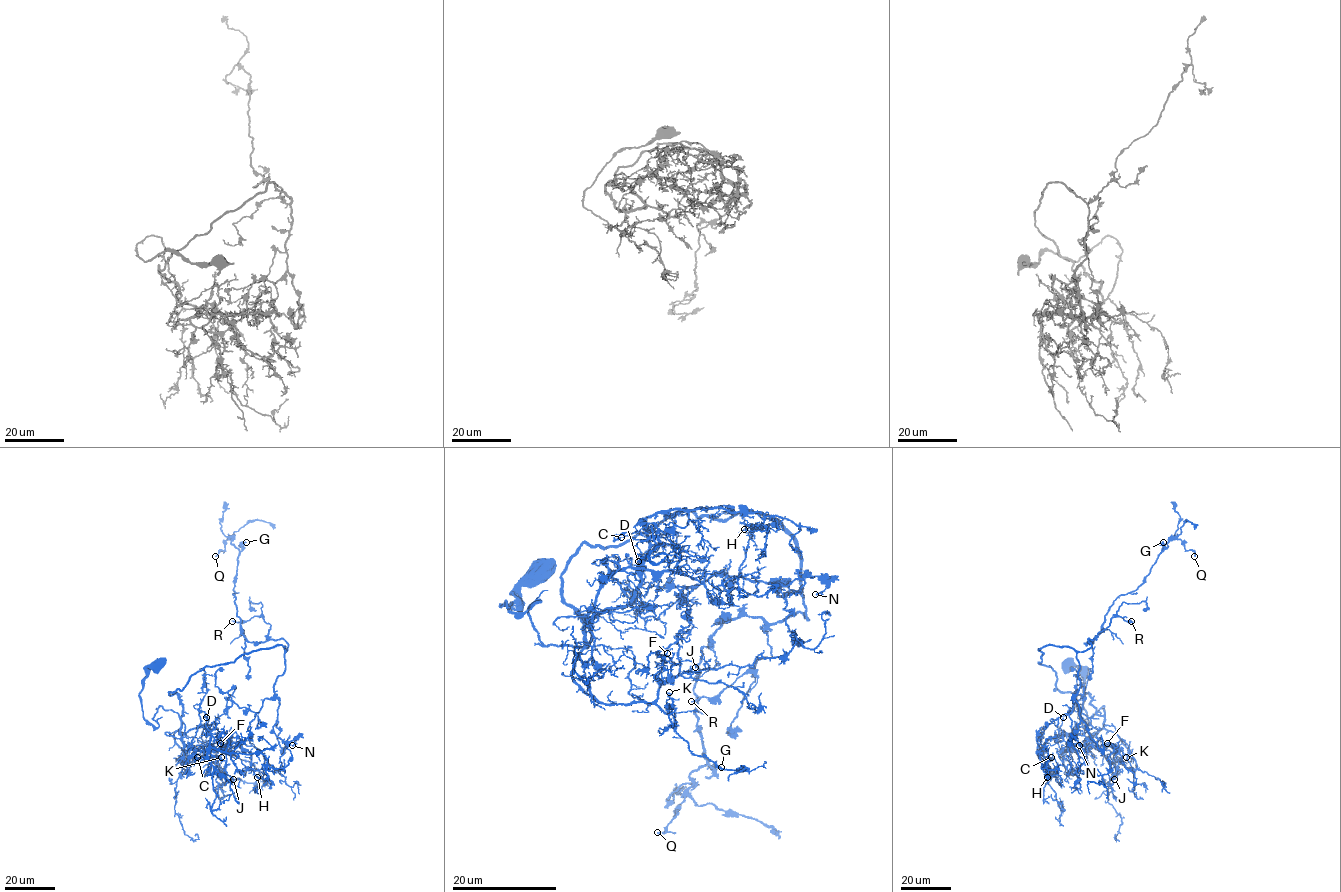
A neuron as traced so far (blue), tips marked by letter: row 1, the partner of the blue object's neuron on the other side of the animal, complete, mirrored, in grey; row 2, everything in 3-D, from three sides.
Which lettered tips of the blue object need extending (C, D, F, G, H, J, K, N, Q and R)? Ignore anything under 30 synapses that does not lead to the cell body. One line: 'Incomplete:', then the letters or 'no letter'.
Incomplete: no letter

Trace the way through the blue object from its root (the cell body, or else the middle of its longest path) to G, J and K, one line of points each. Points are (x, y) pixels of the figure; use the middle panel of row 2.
G: (539, 572), (501, 606), (541, 601), (545, 645), (715, 573), (801, 590), (808, 619), (702, 649), (721, 767)
J: (539, 572), (501, 606), (587, 645), (600, 703), (695, 667)
K: (539, 572), (501, 606), (541, 601), (545, 645), (587, 645), (588, 695), (668, 713), (669, 692)

